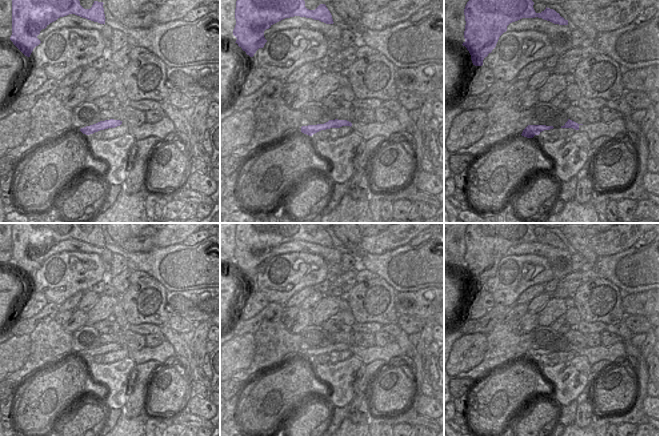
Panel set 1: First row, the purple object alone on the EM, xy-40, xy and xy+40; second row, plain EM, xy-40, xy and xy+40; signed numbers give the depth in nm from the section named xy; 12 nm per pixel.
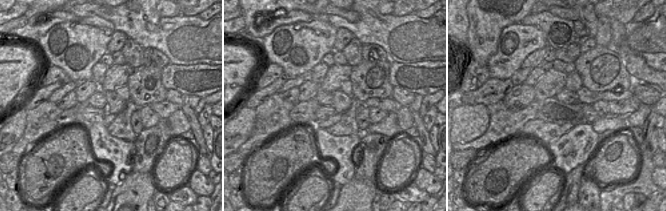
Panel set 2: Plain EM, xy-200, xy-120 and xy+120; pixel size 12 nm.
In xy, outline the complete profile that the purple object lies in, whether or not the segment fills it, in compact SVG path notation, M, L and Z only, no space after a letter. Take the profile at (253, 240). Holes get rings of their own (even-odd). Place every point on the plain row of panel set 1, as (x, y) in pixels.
M238 223L233 254L233 259L237 262L235 267L253 281L267 266L264 255L273 248L294 240L312 242L326 248L334 247L325 228L309 234L303 223Z

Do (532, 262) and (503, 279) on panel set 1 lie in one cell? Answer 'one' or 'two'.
one

